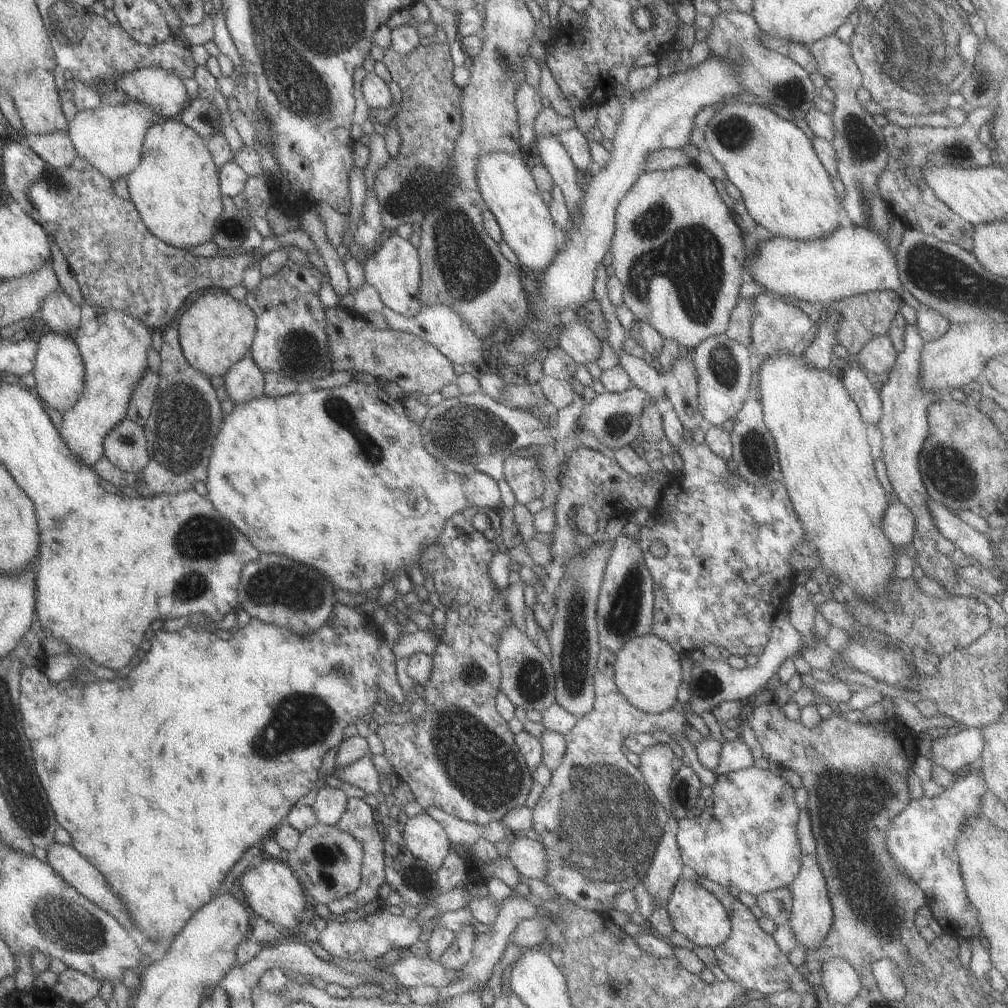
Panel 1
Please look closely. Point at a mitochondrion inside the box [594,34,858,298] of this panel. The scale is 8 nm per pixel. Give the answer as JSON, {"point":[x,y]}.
{"point":[788,90]}

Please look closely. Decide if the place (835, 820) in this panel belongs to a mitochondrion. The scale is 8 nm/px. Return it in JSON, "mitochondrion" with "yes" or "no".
{"mitochondrion":"yes"}

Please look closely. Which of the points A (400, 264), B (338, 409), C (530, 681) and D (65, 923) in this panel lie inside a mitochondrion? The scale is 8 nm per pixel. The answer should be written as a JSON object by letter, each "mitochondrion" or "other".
{"A":"other","B":"mitochondrion","C":"mitochondrion","D":"mitochondrion"}

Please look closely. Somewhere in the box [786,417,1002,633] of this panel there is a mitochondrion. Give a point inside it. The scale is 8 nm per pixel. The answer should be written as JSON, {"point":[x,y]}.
{"point":[946,467]}

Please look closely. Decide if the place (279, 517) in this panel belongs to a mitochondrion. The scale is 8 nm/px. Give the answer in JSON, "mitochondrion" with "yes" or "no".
{"mitochondrion":"no"}

